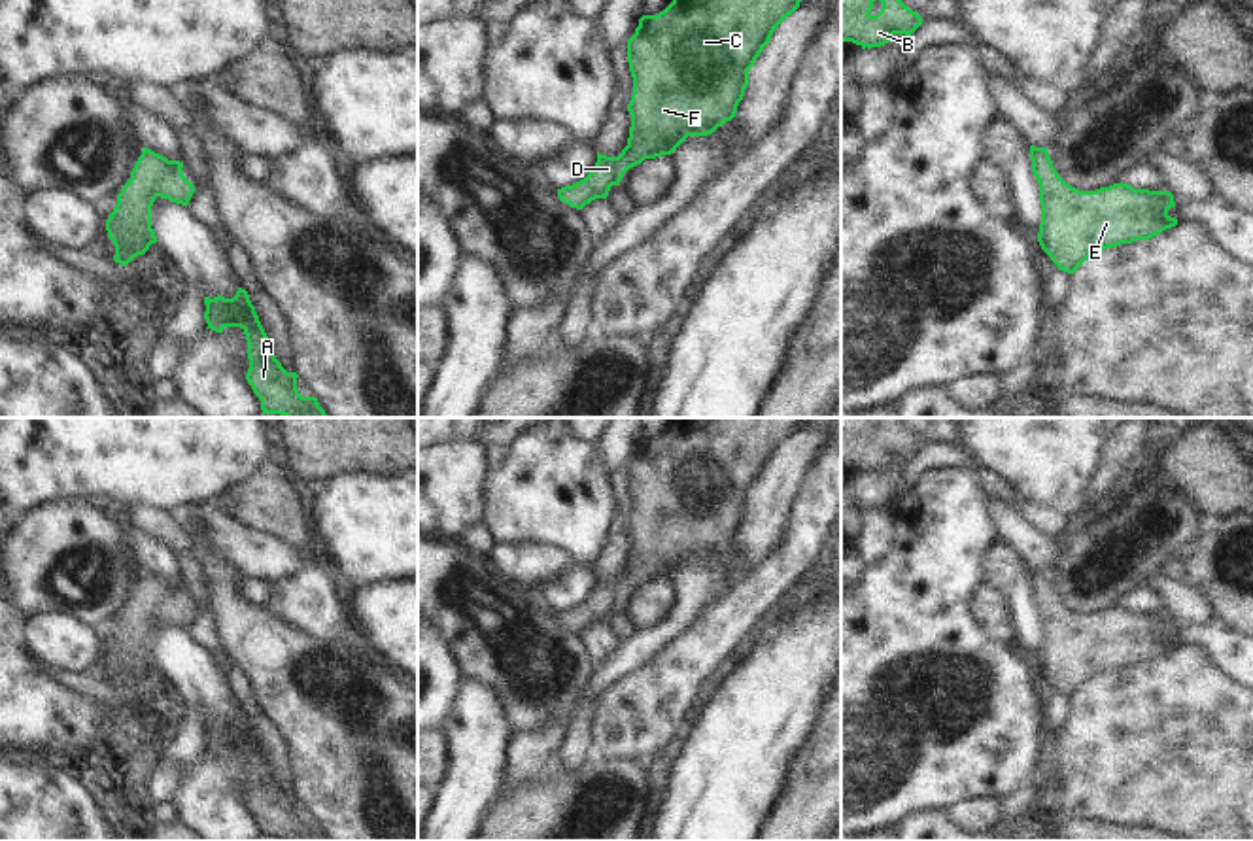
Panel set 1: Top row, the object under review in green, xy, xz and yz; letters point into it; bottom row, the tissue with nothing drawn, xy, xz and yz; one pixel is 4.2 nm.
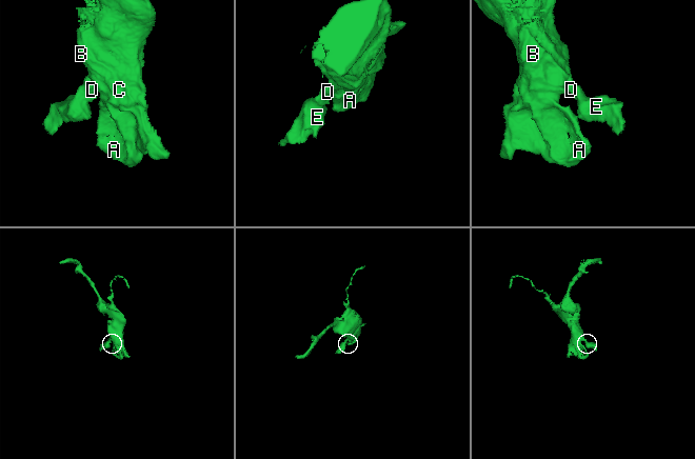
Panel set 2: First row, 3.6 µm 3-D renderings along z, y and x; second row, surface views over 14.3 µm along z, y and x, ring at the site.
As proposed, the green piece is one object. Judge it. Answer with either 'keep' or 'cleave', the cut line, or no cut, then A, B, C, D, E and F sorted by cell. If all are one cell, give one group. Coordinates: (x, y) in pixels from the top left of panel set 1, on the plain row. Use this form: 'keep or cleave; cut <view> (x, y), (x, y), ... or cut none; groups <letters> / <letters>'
keep; cut none; groups A B C D E F

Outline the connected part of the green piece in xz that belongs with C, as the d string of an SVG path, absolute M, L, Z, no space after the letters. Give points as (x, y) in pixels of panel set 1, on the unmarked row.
M675 418L658 438L643 438L627 463L633 501L627 569L618 580L597 575L597 586L584 603L558 612L559 624L582 633L595 622L607 622L610 610L644 582L671 578L688 559L712 558L731 544L745 520L748 493L801 421L803 418Z

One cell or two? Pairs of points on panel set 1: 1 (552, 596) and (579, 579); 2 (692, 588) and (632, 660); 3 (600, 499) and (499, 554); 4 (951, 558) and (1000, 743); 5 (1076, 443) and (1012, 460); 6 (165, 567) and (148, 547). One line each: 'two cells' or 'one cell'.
1: one cell
2: one cell
3: two cells
4: one cell
5: one cell
6: one cell

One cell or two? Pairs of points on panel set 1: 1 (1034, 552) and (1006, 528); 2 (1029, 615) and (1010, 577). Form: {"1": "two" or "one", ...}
{"1": "one", "2": "one"}

